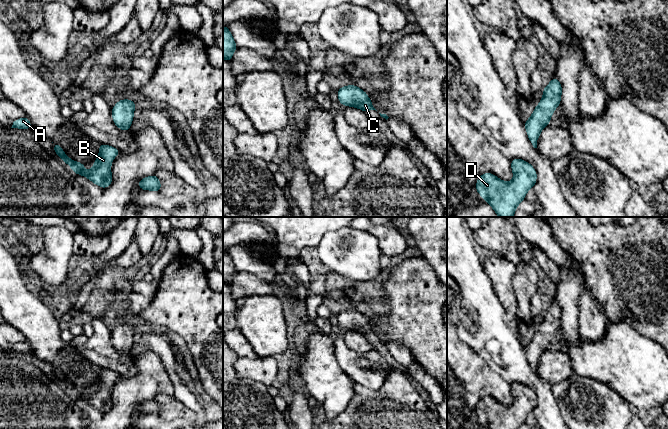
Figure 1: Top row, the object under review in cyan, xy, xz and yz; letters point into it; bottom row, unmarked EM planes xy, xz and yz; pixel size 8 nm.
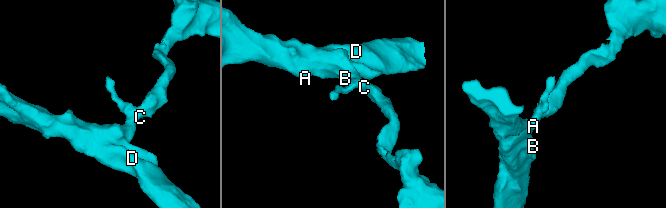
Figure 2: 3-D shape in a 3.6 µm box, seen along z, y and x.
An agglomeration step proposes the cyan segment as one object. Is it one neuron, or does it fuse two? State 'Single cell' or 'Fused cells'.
Single cell

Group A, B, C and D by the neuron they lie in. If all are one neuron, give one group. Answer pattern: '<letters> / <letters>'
A B C D

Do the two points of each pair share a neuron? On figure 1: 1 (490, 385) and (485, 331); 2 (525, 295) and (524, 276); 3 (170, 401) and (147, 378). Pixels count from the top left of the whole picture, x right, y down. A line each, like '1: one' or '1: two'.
1: two
2: one
3: two

